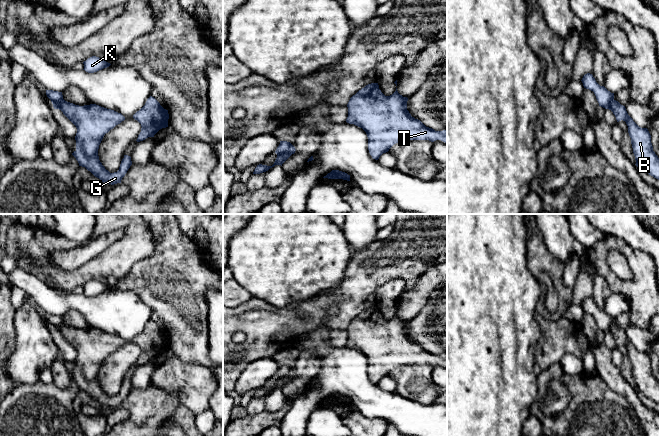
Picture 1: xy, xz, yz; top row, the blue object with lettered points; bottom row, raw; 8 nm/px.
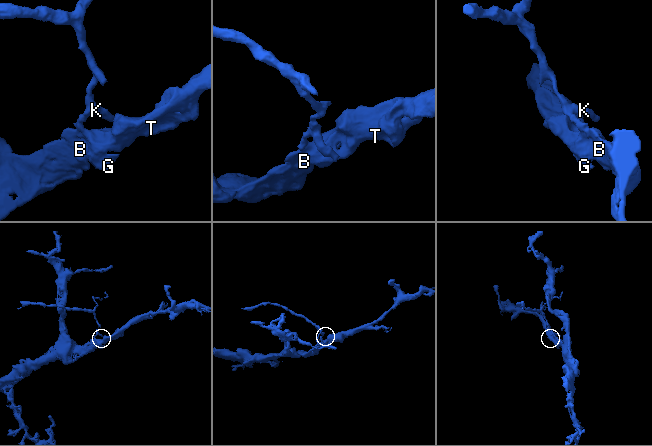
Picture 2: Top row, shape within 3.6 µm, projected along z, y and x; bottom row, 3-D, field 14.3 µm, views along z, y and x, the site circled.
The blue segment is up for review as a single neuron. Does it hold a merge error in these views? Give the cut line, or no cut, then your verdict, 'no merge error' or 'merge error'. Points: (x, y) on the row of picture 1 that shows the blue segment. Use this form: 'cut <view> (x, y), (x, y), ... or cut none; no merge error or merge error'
cut xz (291, 144), (286, 151), (277, 156); merge error

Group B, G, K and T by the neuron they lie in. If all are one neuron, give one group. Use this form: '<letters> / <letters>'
B G T / K

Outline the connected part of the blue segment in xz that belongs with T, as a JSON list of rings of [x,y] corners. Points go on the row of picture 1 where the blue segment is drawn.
[[[371,83],[353,95],[348,104],[346,122],[362,128],[368,137],[373,159],[389,151],[396,143],[410,140],[441,140],[447,143],[447,129],[435,131],[426,127],[407,110],[407,97],[396,91],[385,96],[378,83]]]

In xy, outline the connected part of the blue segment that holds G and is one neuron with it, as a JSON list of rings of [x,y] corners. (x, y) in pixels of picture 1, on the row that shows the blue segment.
[[[65,100],[53,105],[59,109],[76,126],[76,150],[72,155],[79,166],[85,167],[103,183],[121,183],[122,178],[132,165],[131,157],[124,155],[119,170],[110,173],[99,160],[99,145],[106,133],[125,120],[125,117],[114,110],[96,104],[79,106]]]

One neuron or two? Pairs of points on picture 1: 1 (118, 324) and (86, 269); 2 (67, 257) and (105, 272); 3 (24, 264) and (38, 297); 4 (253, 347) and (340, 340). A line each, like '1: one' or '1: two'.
1: two
2: two
3: two
4: two

